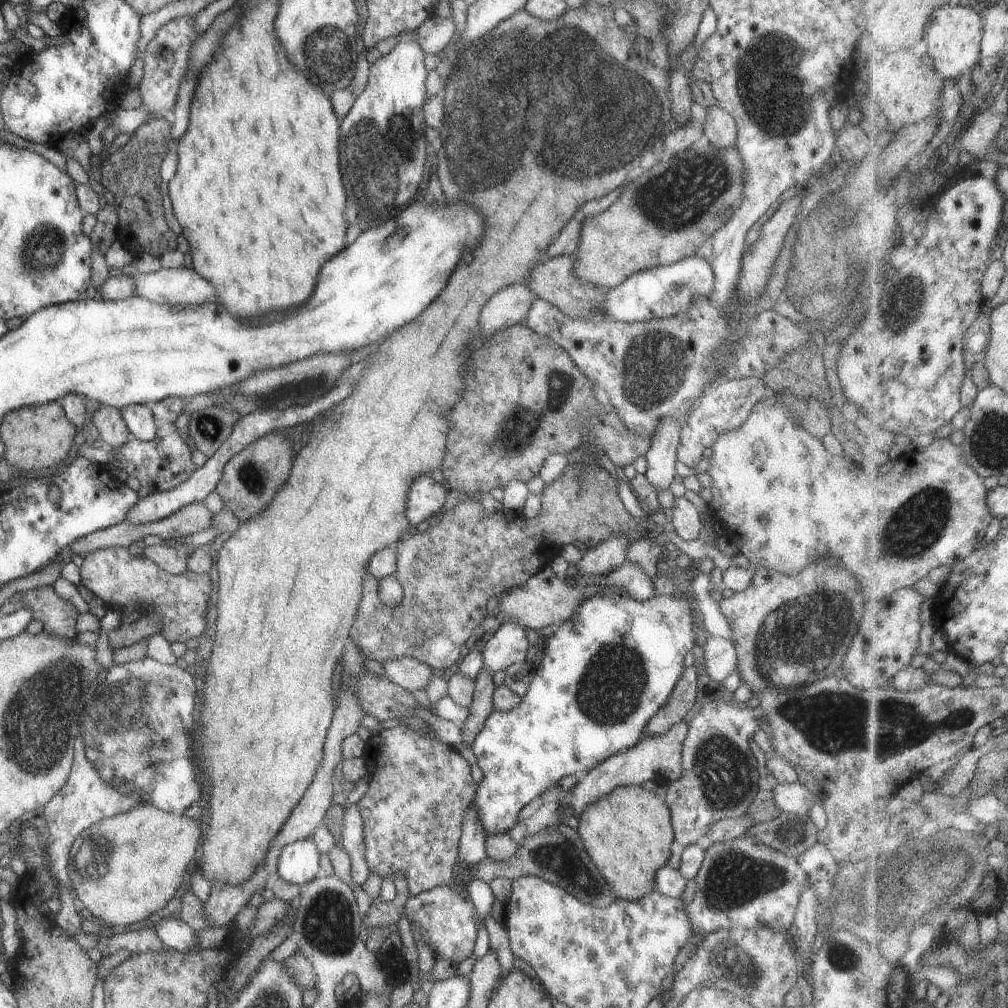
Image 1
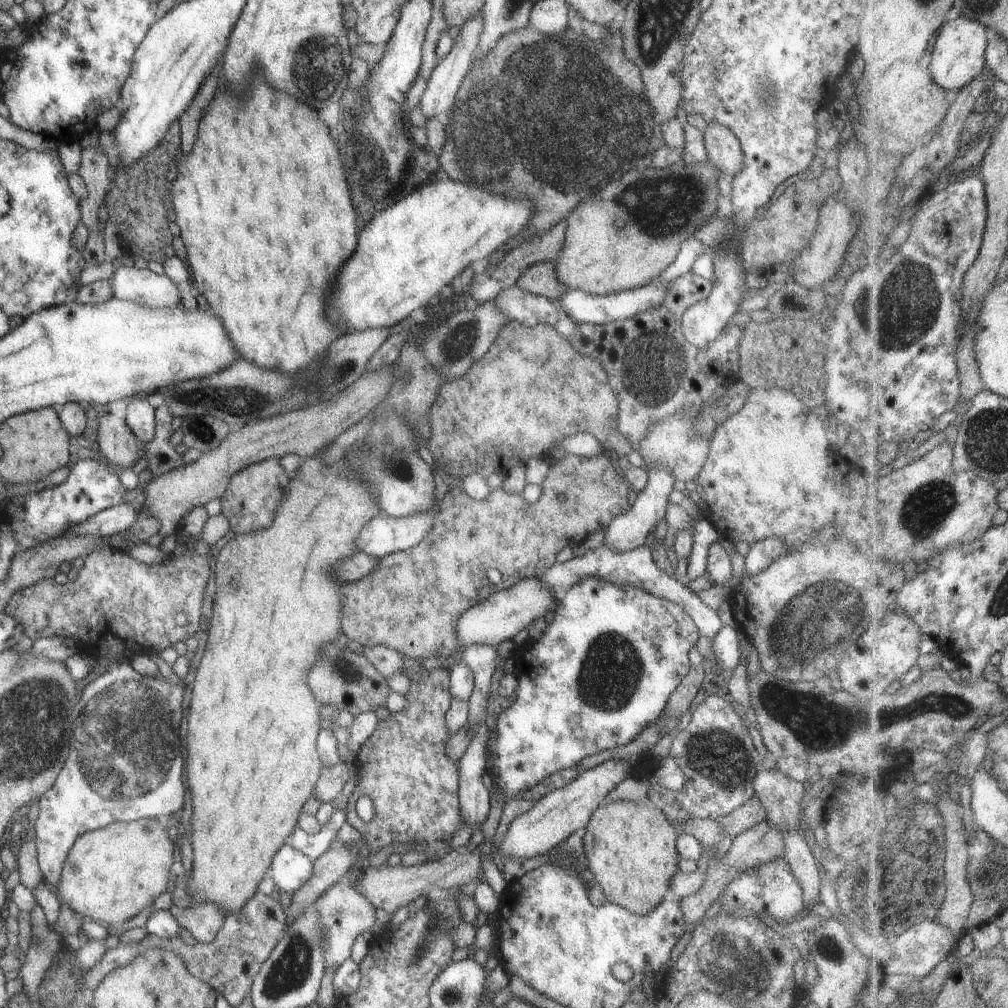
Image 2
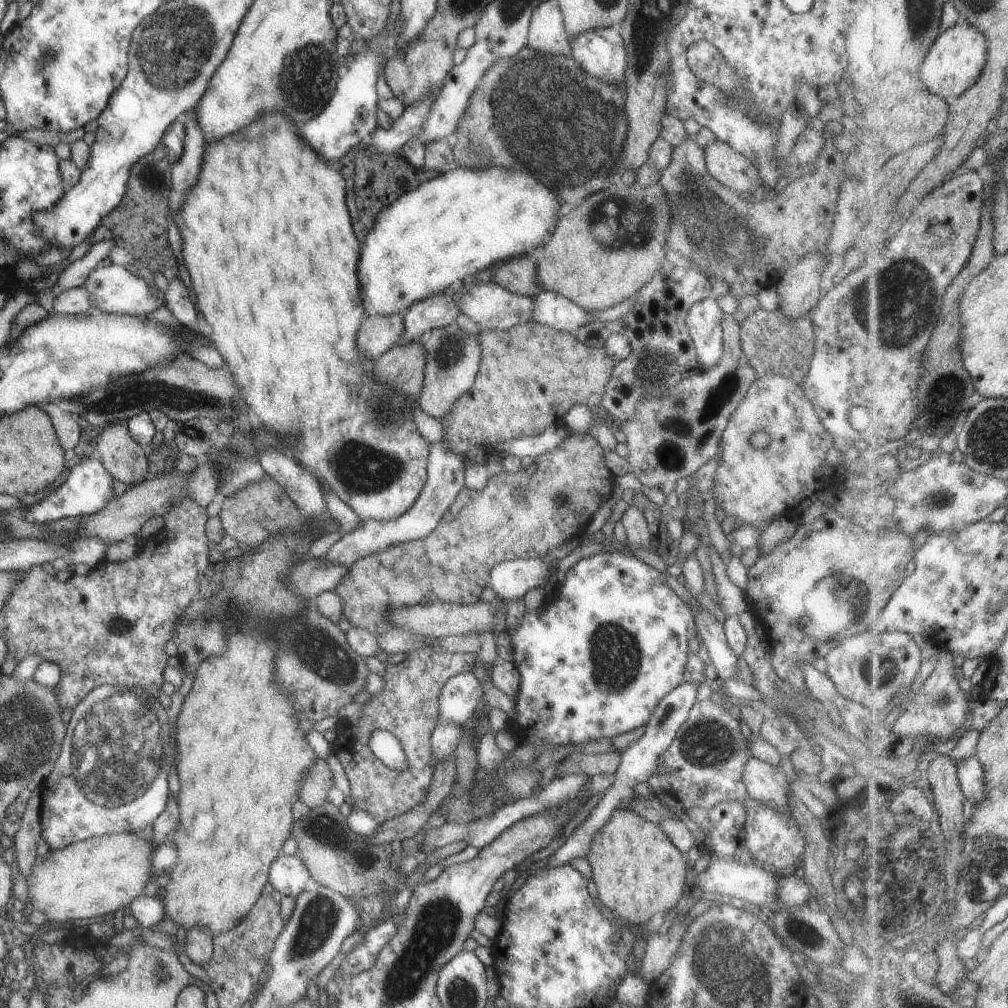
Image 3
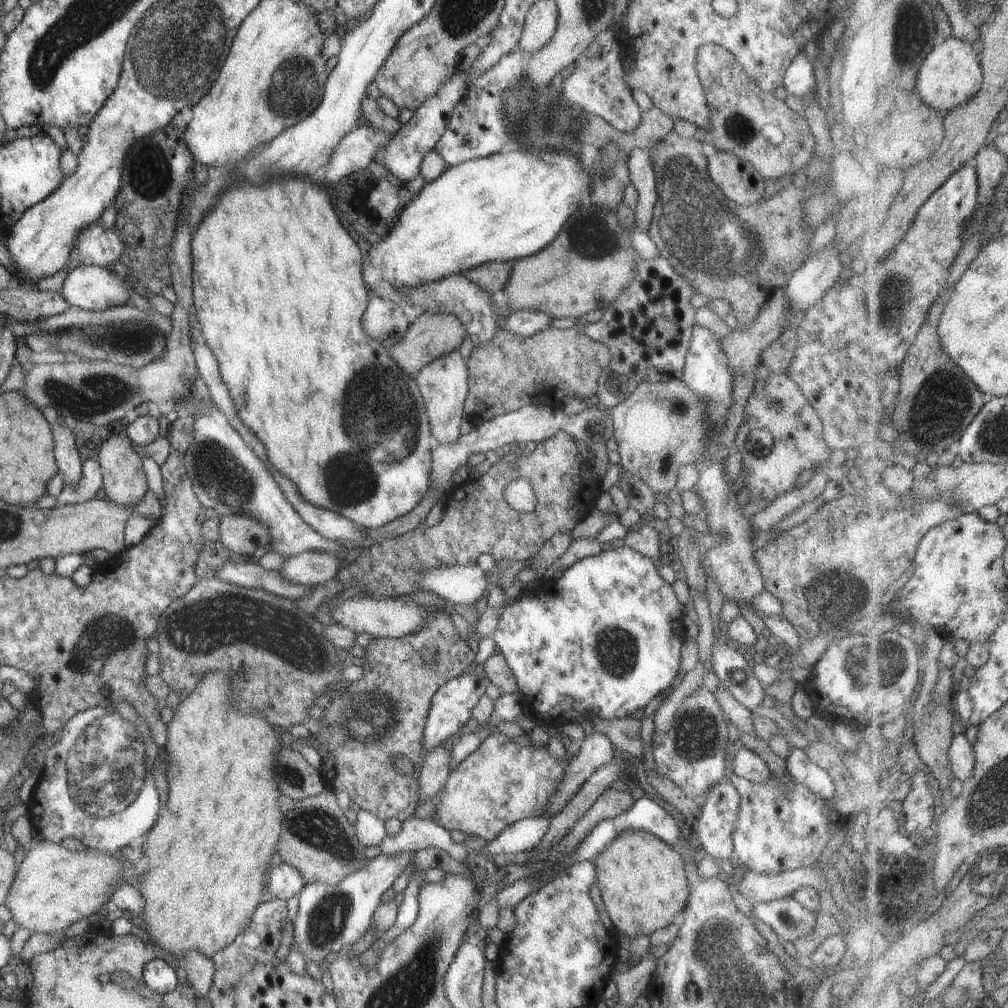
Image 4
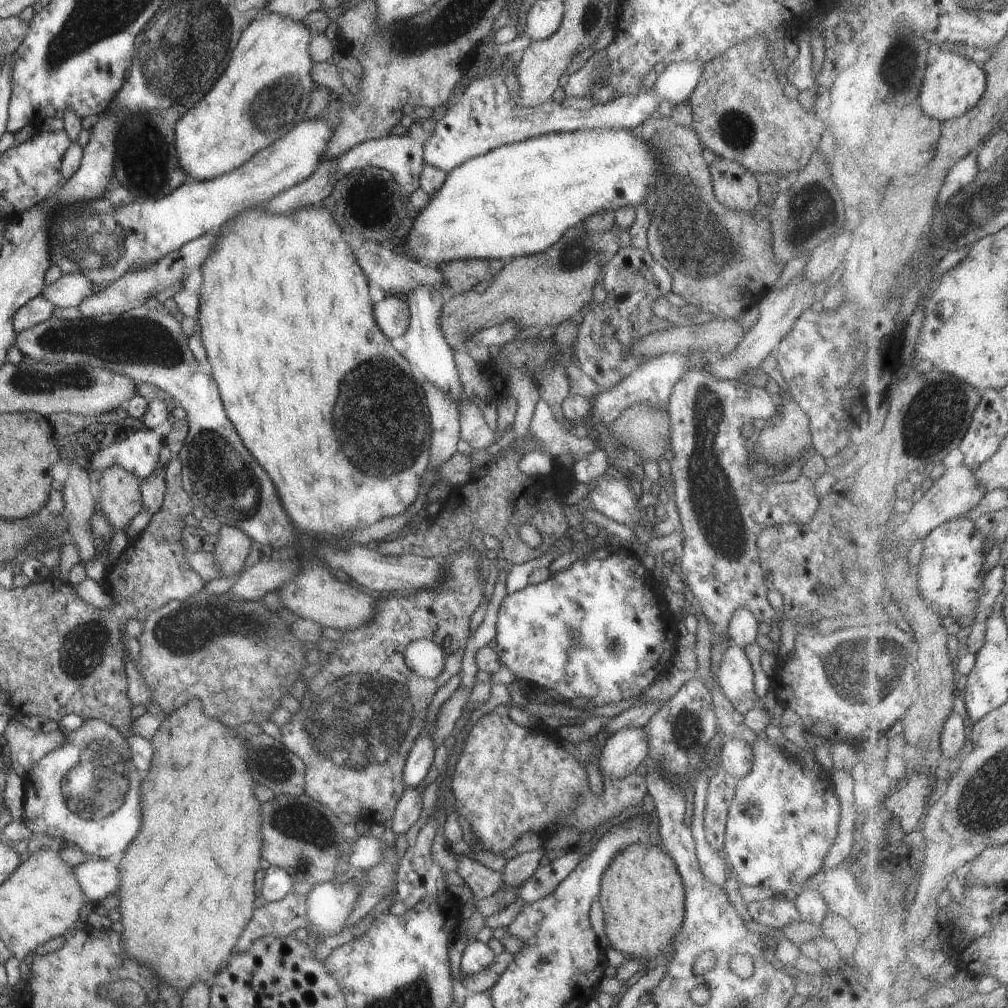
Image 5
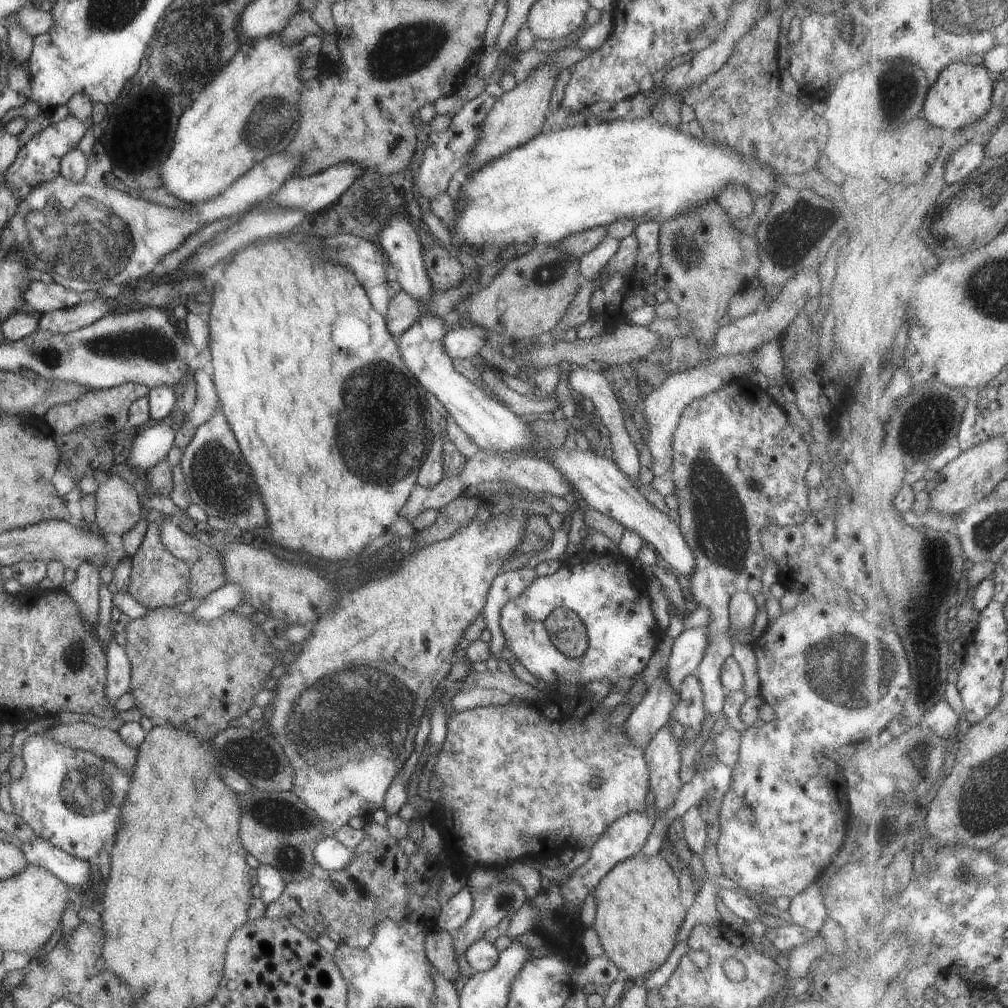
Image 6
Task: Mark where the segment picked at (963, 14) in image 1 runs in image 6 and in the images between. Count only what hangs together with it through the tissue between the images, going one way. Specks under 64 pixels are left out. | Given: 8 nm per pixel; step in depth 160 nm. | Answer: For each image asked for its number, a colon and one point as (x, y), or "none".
2: (959, 56)
3: (956, 61)
4: (952, 74)
5: (954, 84)
6: (961, 94)

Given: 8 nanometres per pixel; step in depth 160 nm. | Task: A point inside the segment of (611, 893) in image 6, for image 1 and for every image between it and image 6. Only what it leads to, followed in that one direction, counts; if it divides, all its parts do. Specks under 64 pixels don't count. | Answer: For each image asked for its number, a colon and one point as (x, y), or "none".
1: (626, 833)
2: (630, 848)
3: (637, 872)
4: (642, 879)
5: (641, 894)

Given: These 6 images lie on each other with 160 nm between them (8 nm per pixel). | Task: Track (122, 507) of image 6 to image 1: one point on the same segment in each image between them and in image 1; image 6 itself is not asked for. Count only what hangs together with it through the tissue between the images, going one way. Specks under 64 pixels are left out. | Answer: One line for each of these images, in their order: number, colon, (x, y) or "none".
1: (107, 420)
2: (116, 442)
3: (119, 454)
4: (123, 480)
5: (119, 501)

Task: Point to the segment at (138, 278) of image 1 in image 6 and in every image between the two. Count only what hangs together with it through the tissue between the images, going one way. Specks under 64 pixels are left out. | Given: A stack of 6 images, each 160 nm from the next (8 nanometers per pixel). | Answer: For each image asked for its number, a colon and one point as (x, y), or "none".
2: (141, 286)
3: (114, 289)
4: (94, 288)
5: (69, 289)
6: (42, 297)

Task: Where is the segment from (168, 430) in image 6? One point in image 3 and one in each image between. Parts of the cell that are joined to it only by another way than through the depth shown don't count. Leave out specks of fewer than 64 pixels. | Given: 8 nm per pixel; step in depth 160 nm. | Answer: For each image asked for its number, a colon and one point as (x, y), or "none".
3: (87, 487)
4: (90, 480)
5: (137, 453)

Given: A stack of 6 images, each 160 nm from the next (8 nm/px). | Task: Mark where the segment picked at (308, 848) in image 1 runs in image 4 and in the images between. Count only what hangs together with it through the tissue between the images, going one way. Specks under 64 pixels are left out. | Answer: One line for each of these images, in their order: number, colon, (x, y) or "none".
2: (290, 868)
3: (286, 874)
4: (284, 882)

